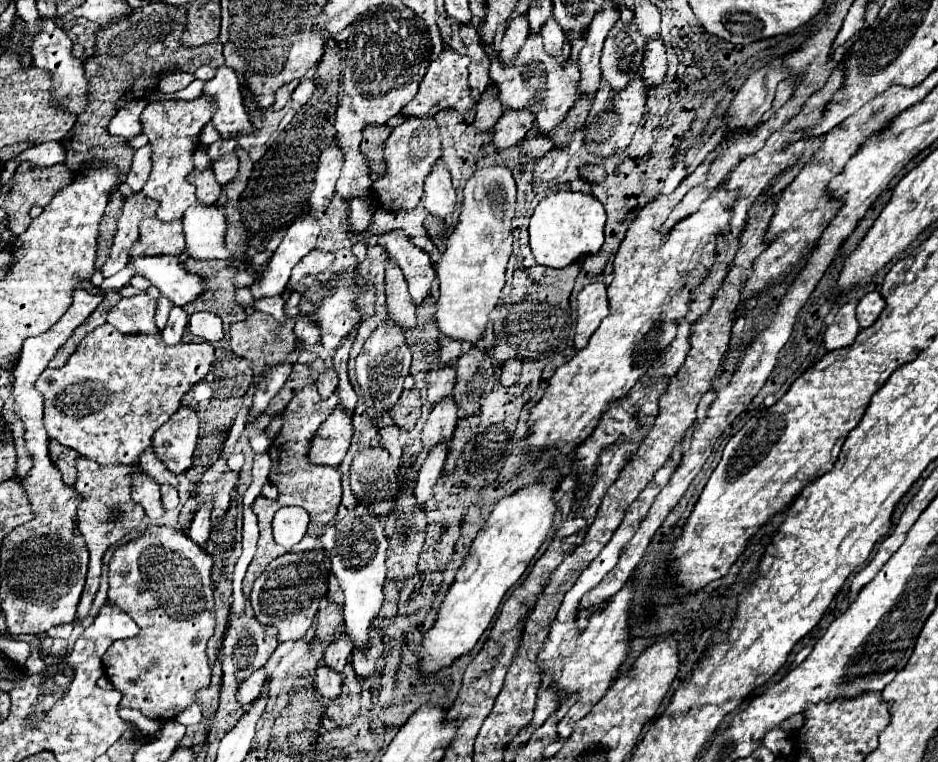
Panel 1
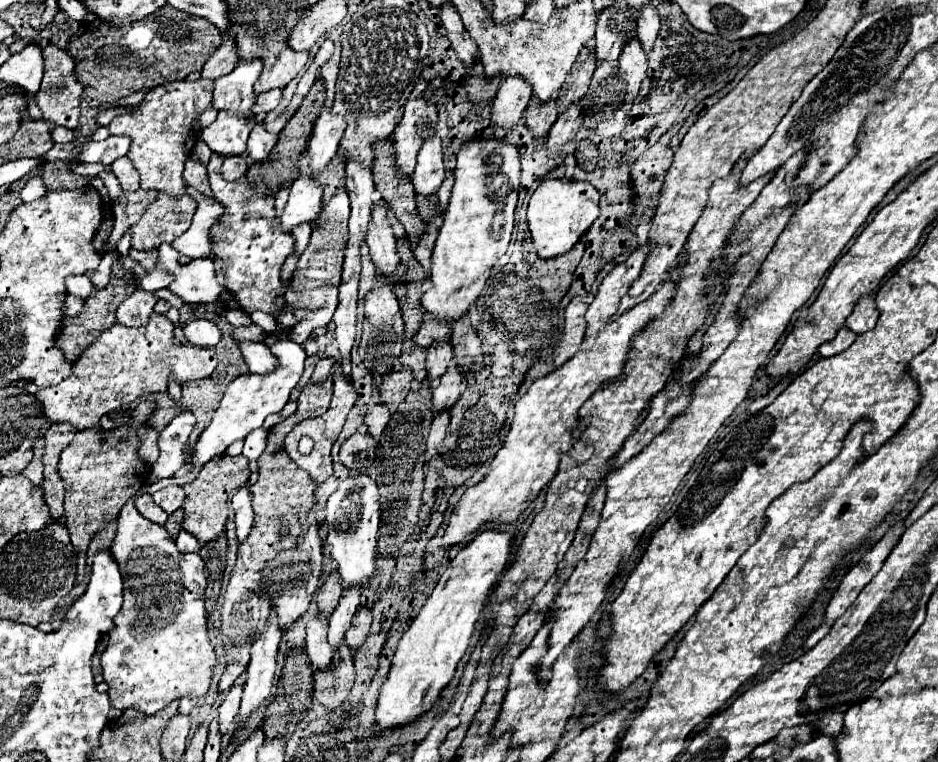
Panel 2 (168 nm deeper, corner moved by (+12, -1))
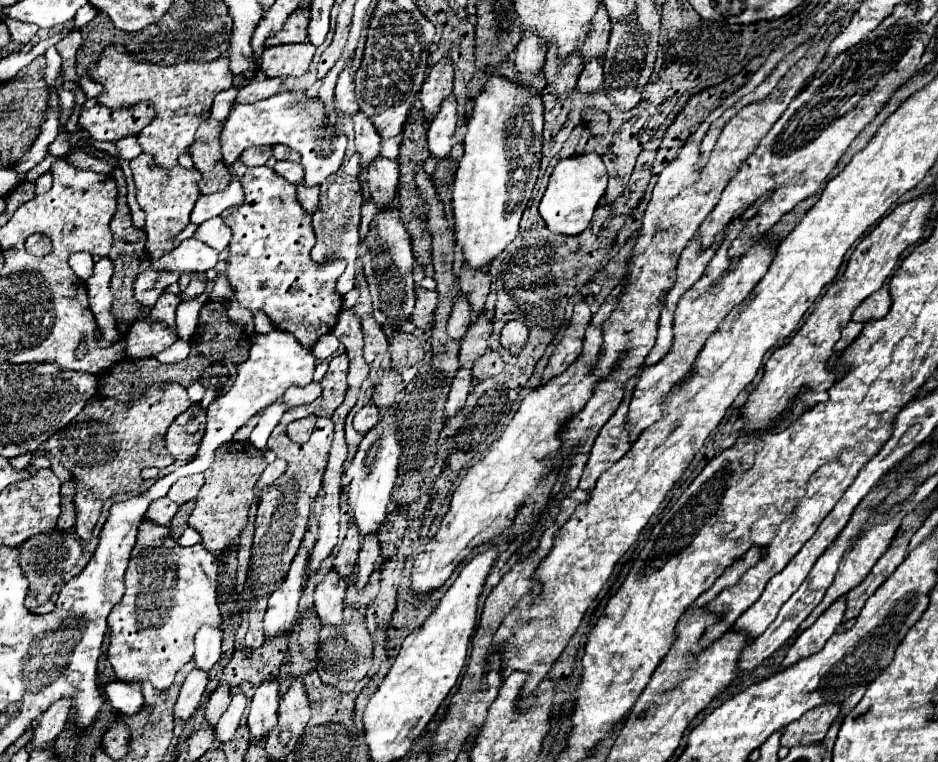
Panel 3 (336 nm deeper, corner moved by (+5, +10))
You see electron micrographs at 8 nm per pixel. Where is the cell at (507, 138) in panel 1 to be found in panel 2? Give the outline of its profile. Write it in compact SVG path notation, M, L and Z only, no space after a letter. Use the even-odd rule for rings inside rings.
M507 78L495 100L493 100L493 110L491 110L491 122L501 128L513 128L521 118L531 100L529 84L517 78Z

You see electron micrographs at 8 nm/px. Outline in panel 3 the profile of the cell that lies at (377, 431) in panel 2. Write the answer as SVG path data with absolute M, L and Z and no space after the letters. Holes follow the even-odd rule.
M390 371L390 373L386 373L382 379L380 379L380 383L374 387L374 391L372 391L372 401L376 403L376 407L388 407L388 405L392 405L394 401L396 401L396 395L402 391L404 387L402 387L402 375L400 373L394 373L394 371Z

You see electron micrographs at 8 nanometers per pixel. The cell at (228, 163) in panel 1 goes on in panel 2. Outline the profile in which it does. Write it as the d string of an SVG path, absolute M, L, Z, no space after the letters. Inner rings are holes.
M227 156L225 162L223 162L223 168L221 168L221 176L223 180L237 180L241 178L249 168L249 160L245 156Z

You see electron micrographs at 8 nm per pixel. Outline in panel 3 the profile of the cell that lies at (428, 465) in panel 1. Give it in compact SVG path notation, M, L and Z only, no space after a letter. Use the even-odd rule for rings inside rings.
M460 367L454 381L452 381L450 395L446 401L446 417L456 415L464 407L470 387L472 387L472 371L470 371L470 367Z

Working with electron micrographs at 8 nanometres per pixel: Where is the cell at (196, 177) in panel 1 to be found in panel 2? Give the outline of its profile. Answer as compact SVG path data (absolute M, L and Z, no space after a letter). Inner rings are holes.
M189 156L189 160L185 162L185 182L189 186L193 186L195 190L199 190L201 194L211 196L211 188L209 188L209 180L207 180L207 170L193 156Z

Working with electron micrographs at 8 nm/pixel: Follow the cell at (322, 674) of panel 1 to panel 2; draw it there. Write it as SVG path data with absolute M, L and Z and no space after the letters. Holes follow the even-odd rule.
M315 616L307 624L305 652L309 656L311 666L315 666L321 672L329 670L329 664L331 664L331 658L333 658L333 650L329 648L329 642L327 642L327 626L329 626L329 622L321 620L321 616Z

